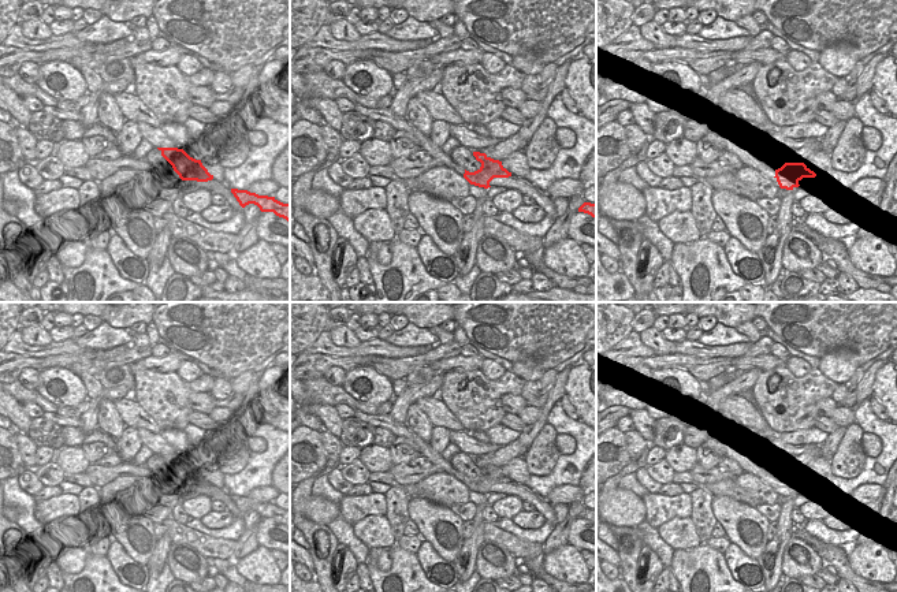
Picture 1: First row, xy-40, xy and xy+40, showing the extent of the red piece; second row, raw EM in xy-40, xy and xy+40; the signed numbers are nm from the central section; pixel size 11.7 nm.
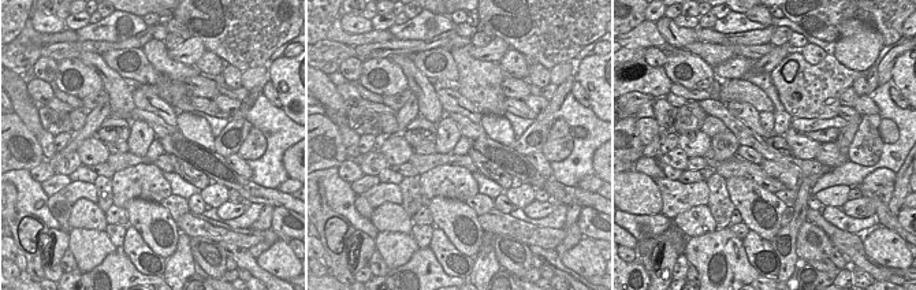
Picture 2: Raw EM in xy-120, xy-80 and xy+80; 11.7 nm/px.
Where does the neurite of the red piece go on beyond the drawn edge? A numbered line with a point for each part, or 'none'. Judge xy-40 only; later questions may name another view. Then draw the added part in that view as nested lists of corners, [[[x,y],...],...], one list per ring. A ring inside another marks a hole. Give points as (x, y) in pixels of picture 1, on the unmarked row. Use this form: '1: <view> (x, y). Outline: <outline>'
none.

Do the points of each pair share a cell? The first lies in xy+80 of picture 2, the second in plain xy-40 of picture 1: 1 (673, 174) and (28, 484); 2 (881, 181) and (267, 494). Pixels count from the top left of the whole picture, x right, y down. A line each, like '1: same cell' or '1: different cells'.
1: same cell
2: same cell

